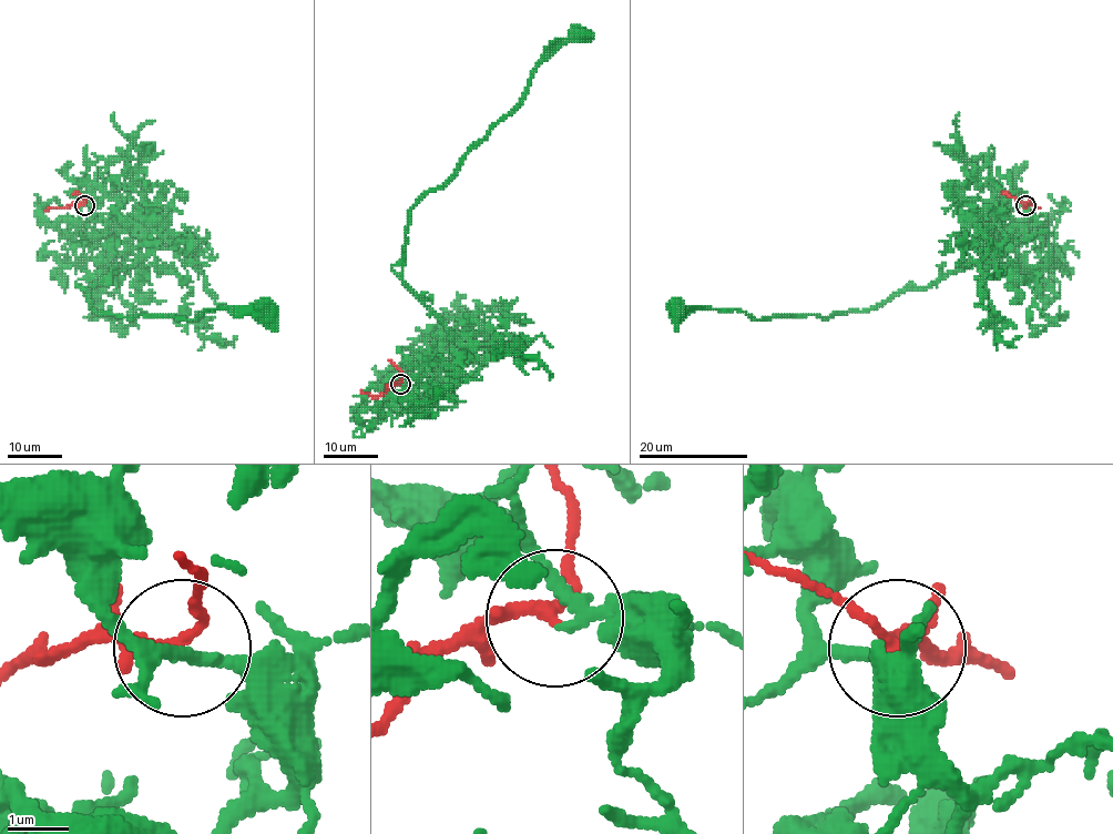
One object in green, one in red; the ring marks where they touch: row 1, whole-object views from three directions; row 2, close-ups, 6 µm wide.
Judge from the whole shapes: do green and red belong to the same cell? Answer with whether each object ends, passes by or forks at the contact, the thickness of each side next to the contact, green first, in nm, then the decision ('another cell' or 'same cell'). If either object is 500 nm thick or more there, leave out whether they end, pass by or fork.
green passes by | red passes by | 160/190 nm | same cell

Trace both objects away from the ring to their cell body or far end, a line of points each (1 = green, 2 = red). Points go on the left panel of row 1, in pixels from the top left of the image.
1: (84, 205), (92, 219), (84, 245), (120, 225), (164, 240), (85, 288), (93, 311), (263, 314)
2: (84, 204), (44, 211)

